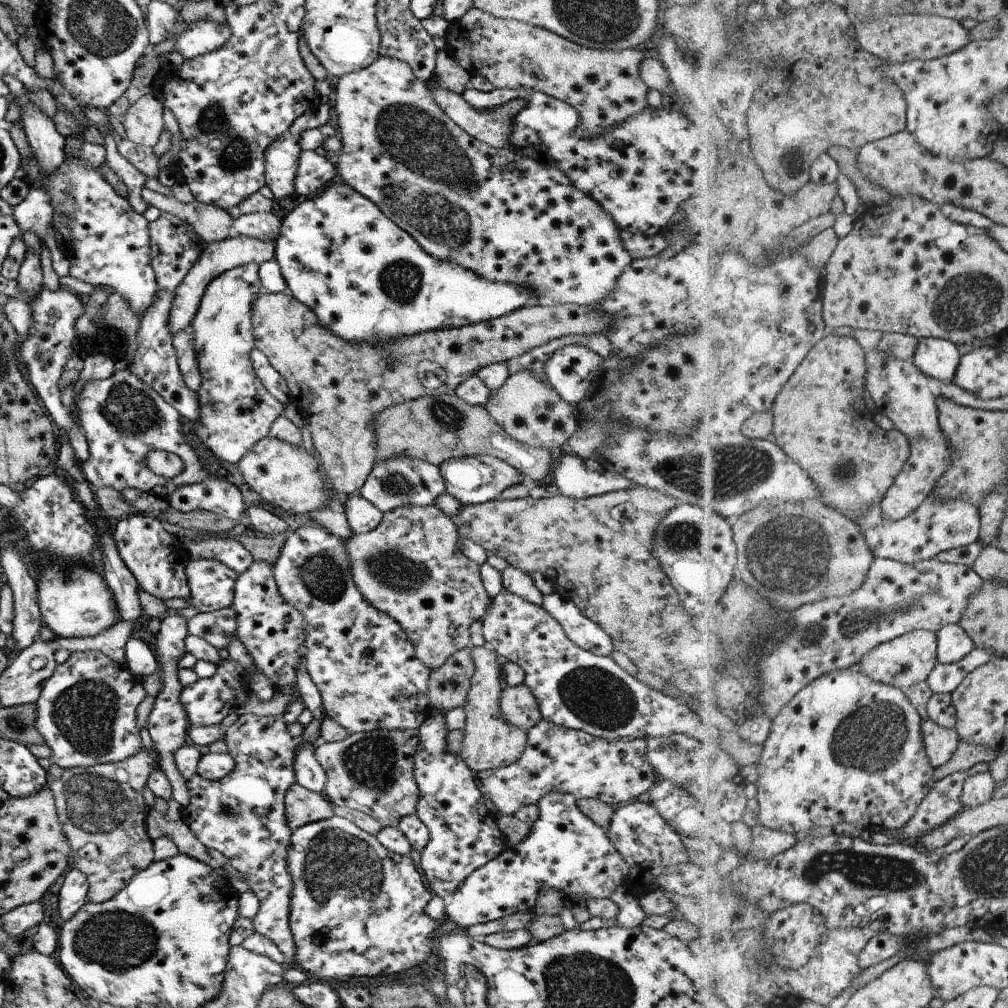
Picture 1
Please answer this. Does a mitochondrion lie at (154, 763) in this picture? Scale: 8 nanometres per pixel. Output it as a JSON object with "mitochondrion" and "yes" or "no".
{"mitochondrion":"no"}

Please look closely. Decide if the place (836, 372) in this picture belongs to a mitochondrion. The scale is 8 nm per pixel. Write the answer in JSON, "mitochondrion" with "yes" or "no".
{"mitochondrion":"no"}

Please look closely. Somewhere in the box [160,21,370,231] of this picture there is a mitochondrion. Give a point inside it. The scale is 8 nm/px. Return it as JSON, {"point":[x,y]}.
{"point":[214,117]}

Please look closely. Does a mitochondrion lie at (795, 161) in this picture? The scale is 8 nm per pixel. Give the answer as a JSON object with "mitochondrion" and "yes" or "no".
{"mitochondrion":"yes"}

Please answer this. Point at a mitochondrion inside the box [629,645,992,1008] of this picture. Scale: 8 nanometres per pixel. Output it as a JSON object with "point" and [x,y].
{"point":[874,737]}

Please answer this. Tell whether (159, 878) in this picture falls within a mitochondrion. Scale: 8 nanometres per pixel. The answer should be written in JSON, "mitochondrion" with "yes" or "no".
{"mitochondrion":"no"}

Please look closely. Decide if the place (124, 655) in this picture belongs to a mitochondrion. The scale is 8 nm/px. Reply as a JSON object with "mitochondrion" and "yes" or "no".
{"mitochondrion":"no"}

